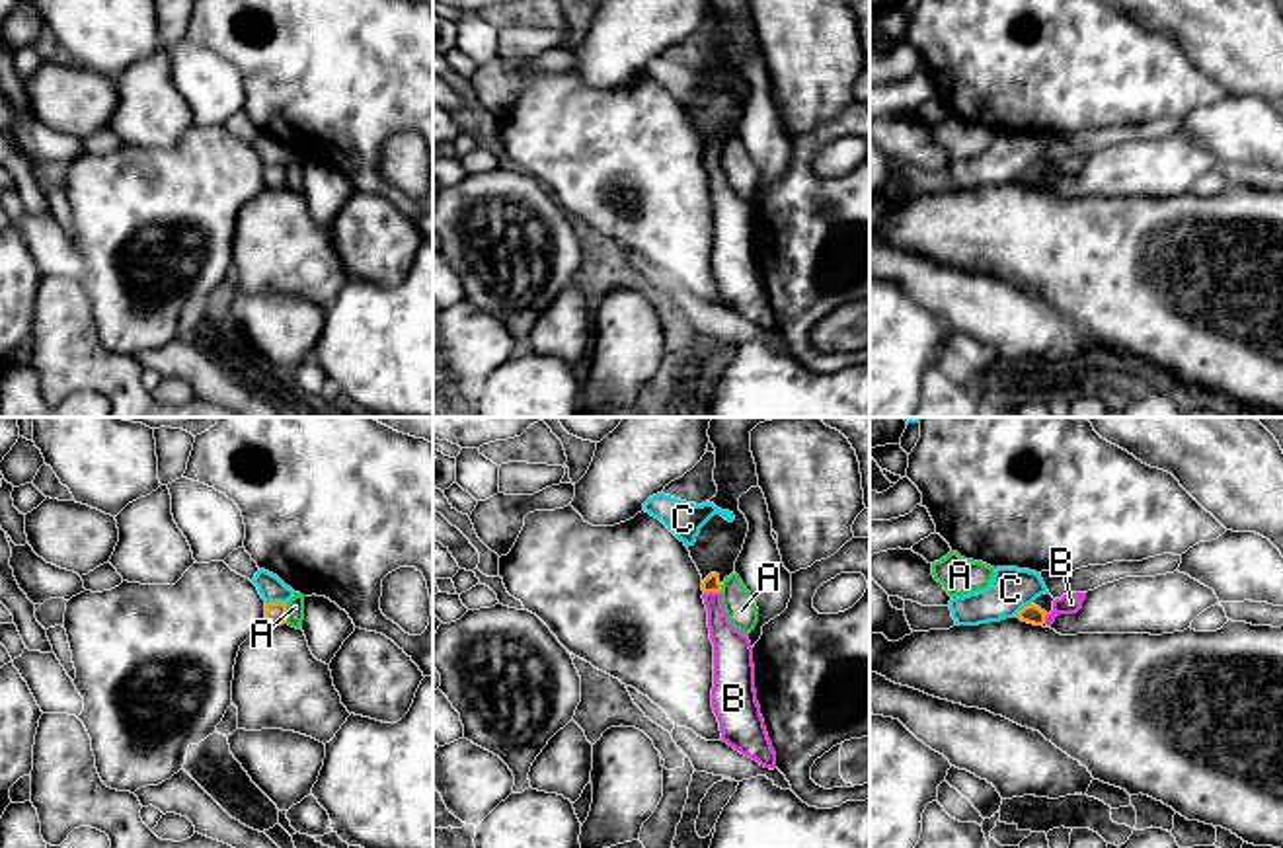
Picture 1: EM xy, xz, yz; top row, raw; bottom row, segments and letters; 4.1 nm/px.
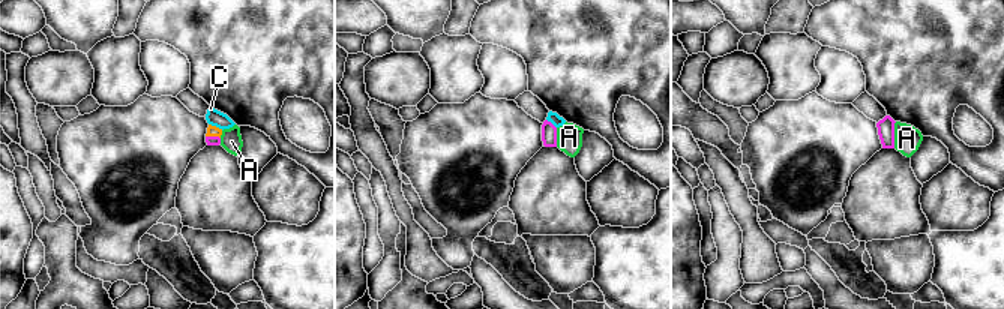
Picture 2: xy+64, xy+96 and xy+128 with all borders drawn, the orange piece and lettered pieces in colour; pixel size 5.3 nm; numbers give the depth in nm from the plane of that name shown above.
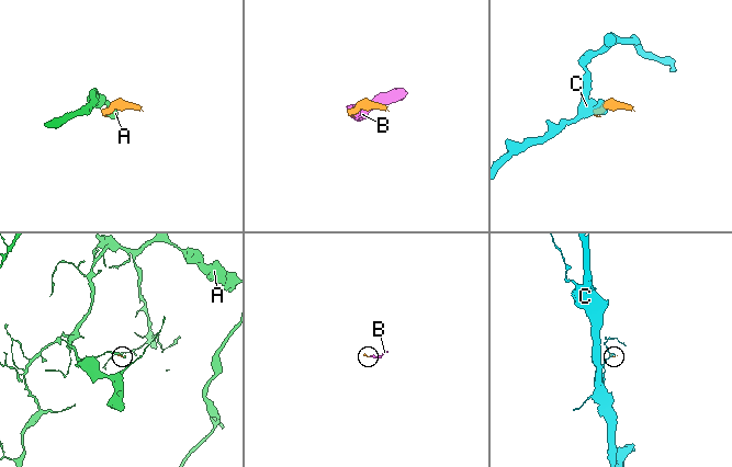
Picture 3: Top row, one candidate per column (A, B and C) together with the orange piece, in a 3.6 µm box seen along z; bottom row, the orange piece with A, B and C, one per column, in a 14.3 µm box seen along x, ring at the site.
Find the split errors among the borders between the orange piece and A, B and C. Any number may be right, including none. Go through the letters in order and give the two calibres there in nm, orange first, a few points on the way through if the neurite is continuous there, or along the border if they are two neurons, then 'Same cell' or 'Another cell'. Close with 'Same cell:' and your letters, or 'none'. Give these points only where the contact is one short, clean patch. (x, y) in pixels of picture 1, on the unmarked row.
A: Thickness 100 nm (orange) against 80 nm. Boundary: xy (285, 168), (287, 186). Another cell
B: Thickness 70 nm (orange) against 150 nm. Path across: xz (710, 147), (712, 154), (716, 184), (732, 211). Same cell
C: Thickness 100 nm (orange) against 110 nm. Boundary: xy (285, 166), (266, 168). Another cell
Same cell: B

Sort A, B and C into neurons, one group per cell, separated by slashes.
A / B / C

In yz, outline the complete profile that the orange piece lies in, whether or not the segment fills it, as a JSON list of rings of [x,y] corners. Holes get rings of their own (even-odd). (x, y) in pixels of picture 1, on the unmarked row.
[[[1070,156],[1053,164],[1053,173],[1047,177],[1035,168],[1024,170],[1016,181],[1033,189],[1051,189],[1059,177],[1076,177],[1082,172],[1086,156]]]

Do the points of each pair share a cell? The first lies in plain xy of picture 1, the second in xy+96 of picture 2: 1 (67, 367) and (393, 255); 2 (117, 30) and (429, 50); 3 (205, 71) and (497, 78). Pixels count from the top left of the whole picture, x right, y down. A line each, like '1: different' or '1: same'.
1: different
2: different
3: same

